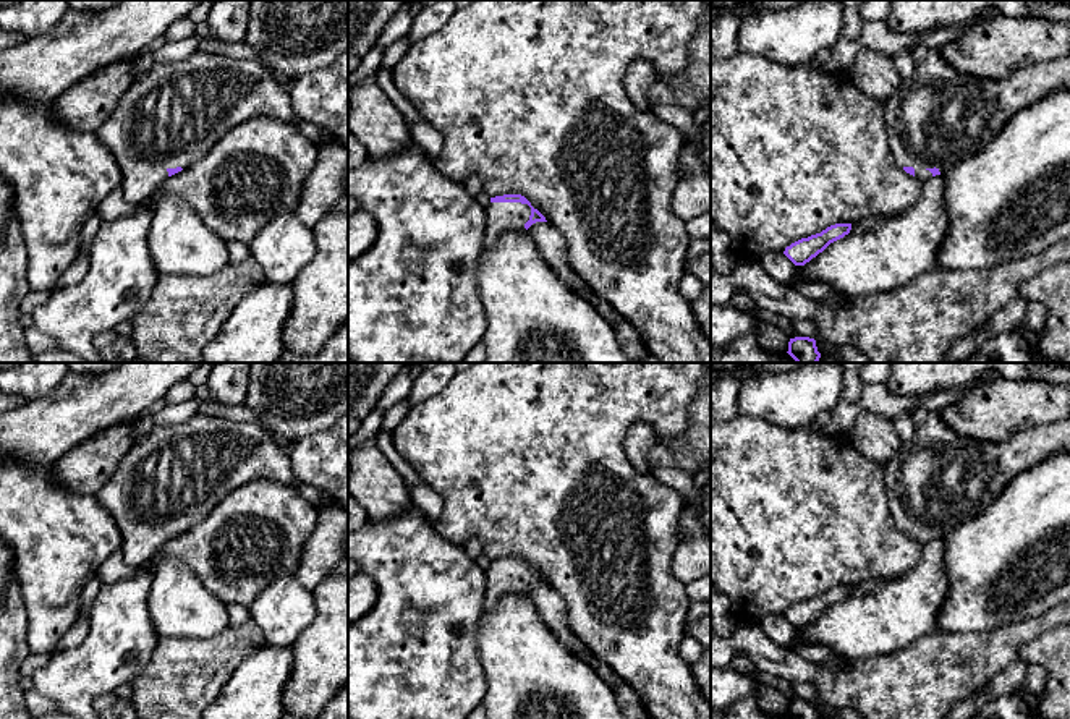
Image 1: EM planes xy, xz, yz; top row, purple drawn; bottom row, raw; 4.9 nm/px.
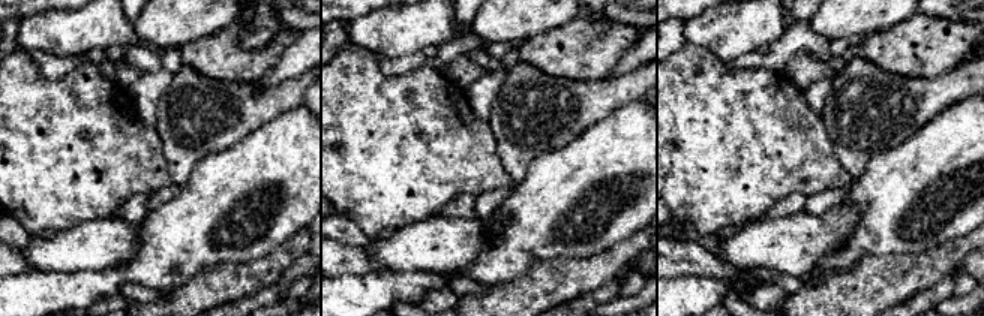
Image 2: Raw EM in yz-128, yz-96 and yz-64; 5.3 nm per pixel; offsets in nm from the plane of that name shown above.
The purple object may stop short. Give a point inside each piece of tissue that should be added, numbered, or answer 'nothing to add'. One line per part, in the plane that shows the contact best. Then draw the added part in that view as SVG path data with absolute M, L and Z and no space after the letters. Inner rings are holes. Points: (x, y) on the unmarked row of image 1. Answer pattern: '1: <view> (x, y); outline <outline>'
1: xz (499, 580); outline M489 565L484 570L484 612L494 609L503 596L526 596L531 570L521 565Z

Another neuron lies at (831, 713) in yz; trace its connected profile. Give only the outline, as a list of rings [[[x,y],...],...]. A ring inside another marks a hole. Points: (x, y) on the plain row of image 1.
[[[827,706],[827,709],[821,714],[821,719],[866,719],[866,716],[853,708]]]

